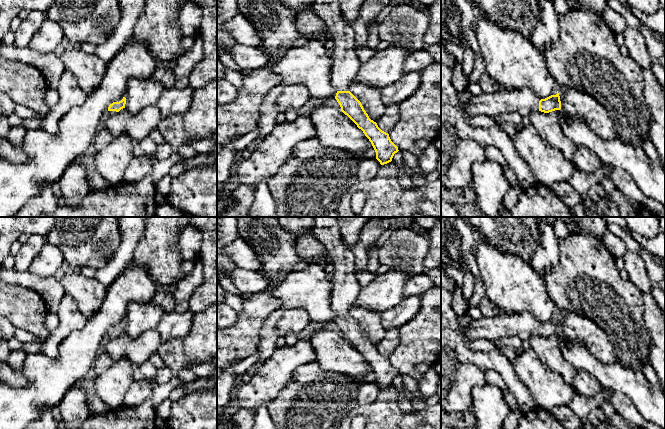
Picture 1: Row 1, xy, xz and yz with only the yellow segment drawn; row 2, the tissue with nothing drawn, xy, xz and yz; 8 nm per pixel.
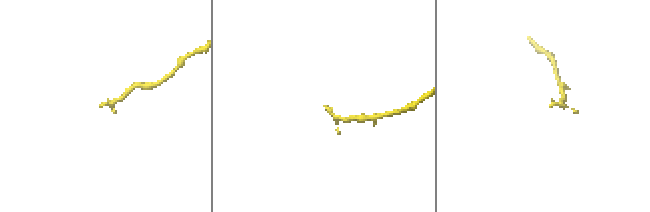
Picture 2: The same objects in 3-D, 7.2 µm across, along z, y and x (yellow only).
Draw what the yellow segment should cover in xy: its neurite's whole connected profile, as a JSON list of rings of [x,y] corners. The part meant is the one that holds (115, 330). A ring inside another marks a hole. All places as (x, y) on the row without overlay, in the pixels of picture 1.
[[[122,321],[109,329],[107,338],[115,338],[125,332],[126,322]]]

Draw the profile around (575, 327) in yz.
[[[574,311],[558,312],[563,337],[585,346],[601,362],[618,363],[607,334],[592,320]]]

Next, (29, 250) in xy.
[[[28,235],[27,241],[21,244],[21,249],[19,253],[15,256],[14,269],[18,272],[28,270],[32,261],[38,255],[45,242],[45,237],[42,235]]]

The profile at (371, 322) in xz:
[[[352,306],[349,315],[361,326],[369,342],[377,347],[386,334],[381,314],[364,307]]]

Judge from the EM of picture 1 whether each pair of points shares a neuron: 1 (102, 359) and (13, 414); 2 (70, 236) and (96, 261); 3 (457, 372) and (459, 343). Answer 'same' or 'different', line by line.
1: different
2: same
3: different

